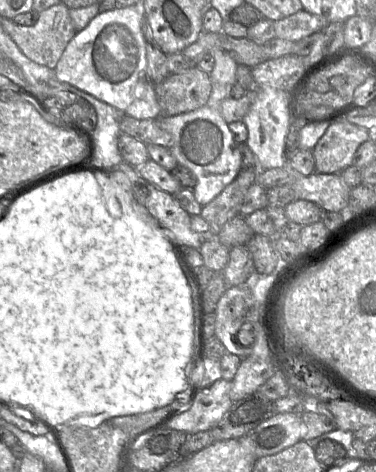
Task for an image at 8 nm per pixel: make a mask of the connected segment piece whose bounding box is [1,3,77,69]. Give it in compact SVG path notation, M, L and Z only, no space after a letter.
M59 3L40 12L36 23L32 26L15 24L12 19L2 18L2 27L11 37L22 53L32 61L54 69L66 46L77 33L69 14L69 8Z

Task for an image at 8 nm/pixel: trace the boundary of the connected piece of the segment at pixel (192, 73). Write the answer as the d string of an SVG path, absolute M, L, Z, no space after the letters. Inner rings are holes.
M197 67L170 74L155 84L161 116L176 116L196 110L207 104L211 92L210 74Z

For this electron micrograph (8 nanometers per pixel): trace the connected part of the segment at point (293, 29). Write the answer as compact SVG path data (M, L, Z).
M301 10L291 16L274 21L275 38L296 42L323 31L328 24L329 21L324 17Z

